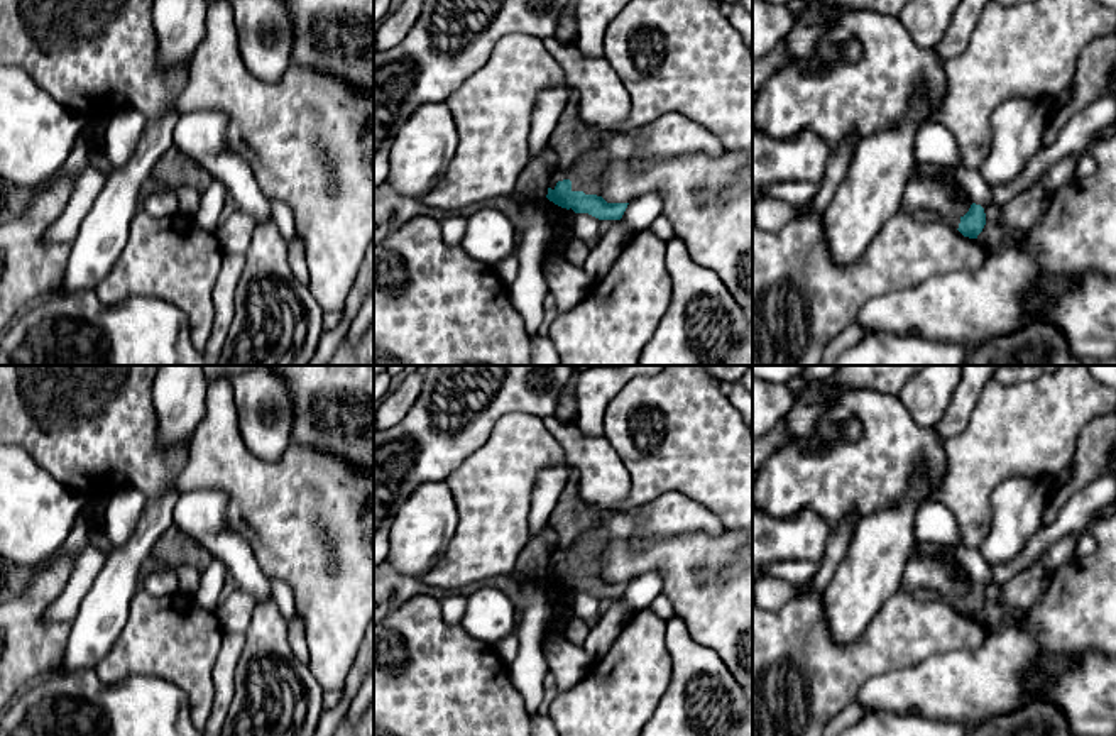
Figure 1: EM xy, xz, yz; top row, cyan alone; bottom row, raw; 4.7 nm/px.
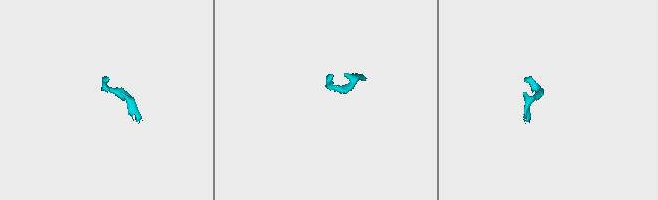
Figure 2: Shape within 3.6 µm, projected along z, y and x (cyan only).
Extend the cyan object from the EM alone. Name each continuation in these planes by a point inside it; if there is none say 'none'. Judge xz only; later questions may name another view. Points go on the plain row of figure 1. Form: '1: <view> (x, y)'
1: xz (587, 552)

